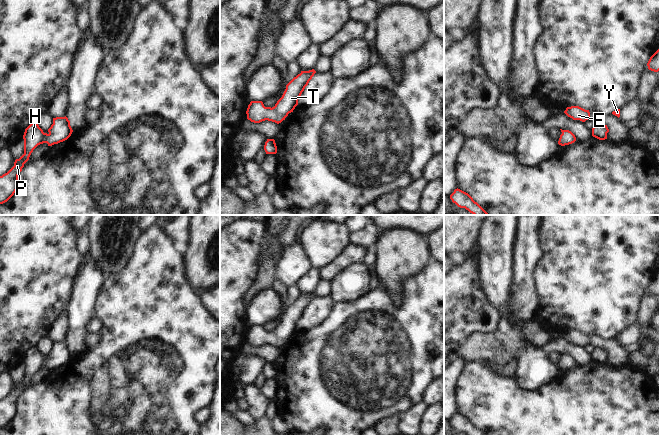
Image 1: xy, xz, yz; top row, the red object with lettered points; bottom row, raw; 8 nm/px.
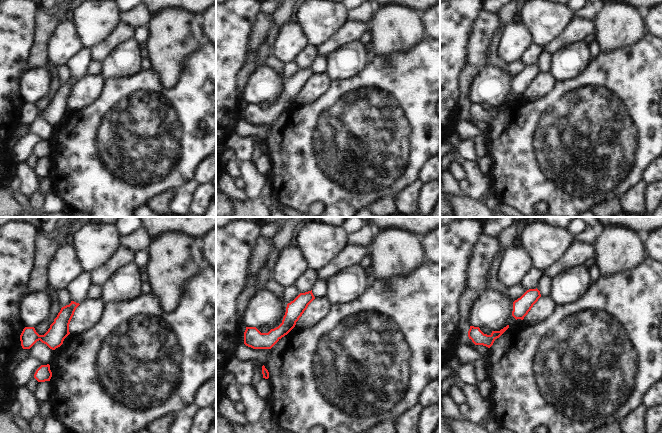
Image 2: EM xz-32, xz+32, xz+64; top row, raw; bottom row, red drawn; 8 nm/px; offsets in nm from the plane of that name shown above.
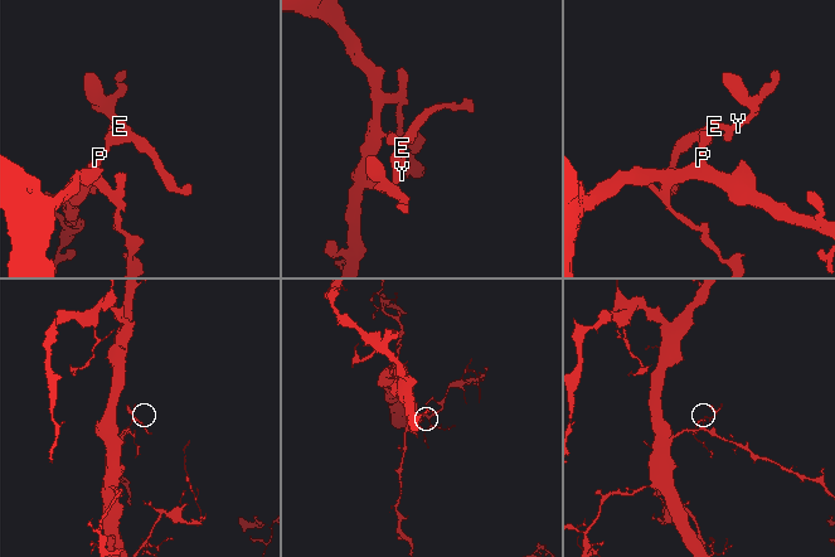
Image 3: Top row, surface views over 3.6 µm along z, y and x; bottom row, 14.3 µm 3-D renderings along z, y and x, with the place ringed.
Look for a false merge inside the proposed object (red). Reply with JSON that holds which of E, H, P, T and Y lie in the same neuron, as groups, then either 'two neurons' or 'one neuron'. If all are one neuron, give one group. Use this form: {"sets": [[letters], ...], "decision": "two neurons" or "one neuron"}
{"sets": [["E", "H", "P", "T", "Y"]], "decision": "one neuron"}

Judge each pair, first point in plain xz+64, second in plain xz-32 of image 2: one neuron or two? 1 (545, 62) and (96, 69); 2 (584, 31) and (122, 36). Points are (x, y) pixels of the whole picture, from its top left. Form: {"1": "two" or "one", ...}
{"1": "one", "2": "one"}

